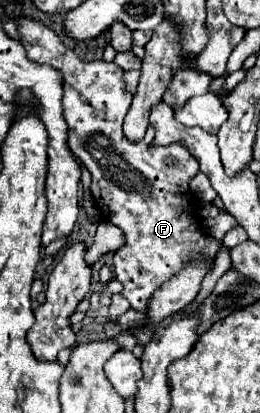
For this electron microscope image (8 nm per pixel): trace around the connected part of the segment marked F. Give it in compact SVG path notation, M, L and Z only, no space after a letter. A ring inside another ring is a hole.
M21 18L19 20L19 34L21 44L27 50L27 56L33 62L39 64L51 64L55 70L63 76L63 116L69 126L69 146L71 150L85 162L87 170L91 172L91 192L95 198L95 204L105 220L119 226L125 232L125 246L119 248L113 256L113 274L115 280L123 284L121 296L129 300L131 308L139 312L147 312L147 304L153 298L153 294L167 282L171 276L179 274L183 268L191 264L209 264L207 268L213 270L215 258L221 252L221 244L217 238L205 232L201 218L199 218L199 206L197 198L189 188L191 178L199 174L199 162L187 152L187 148L179 144L169 146L151 146L153 142L153 128L147 130L145 138L139 144L133 144L123 134L123 118L131 106L131 96L123 92L123 70L105 60L81 60L73 50L69 50L59 36L49 30L45 24Z

